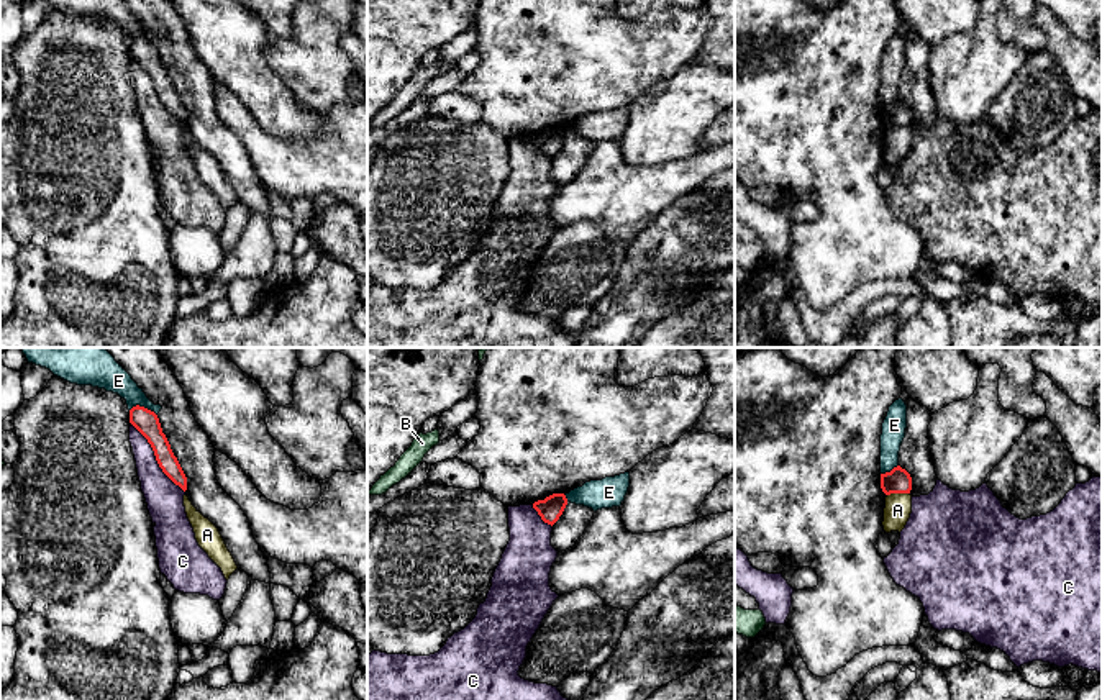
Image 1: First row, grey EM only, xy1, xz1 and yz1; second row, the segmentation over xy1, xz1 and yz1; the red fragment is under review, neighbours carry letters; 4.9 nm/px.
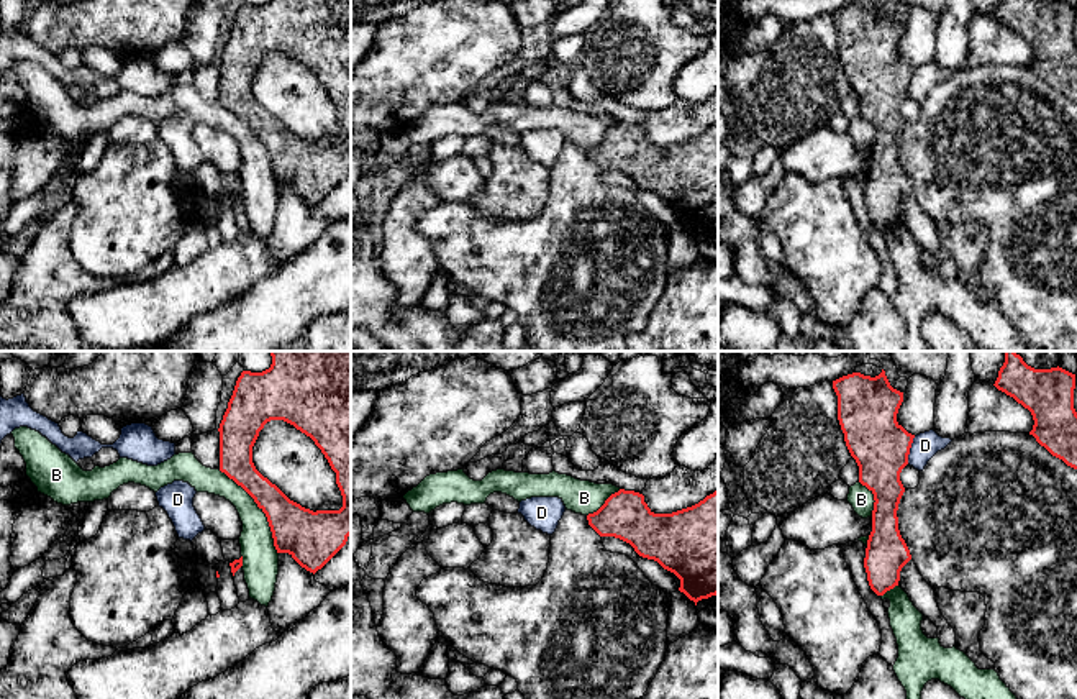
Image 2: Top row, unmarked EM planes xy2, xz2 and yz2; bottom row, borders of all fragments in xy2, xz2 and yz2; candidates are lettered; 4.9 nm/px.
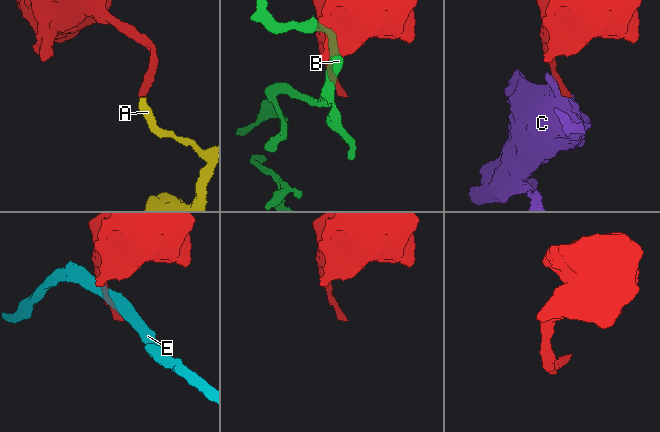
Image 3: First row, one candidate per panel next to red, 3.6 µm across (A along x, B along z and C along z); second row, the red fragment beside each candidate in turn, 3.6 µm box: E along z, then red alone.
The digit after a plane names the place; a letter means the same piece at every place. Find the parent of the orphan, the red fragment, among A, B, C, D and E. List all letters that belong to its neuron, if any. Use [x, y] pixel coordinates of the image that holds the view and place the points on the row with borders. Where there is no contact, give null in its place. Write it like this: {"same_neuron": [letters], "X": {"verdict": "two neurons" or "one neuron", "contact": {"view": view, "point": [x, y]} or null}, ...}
{"same_neuron": ["A"], "A": {"verdict": "one neuron", "contact": {"view": "yz1", "point": [897, 492]}}, "B": {"verdict": "two neurons", "contact": {"view": "xy2", "point": [259, 507]}}, "C": {"verdict": "two neurons", "contact": {"view": "xy1", "point": [156, 458]}}, "D": {"verdict": "two neurons", "contact": {"view": "yz2", "point": [908, 450]}}, "E": {"verdict": "two neurons", "contact": {"view": "xy1", "point": [143, 407]}}}

